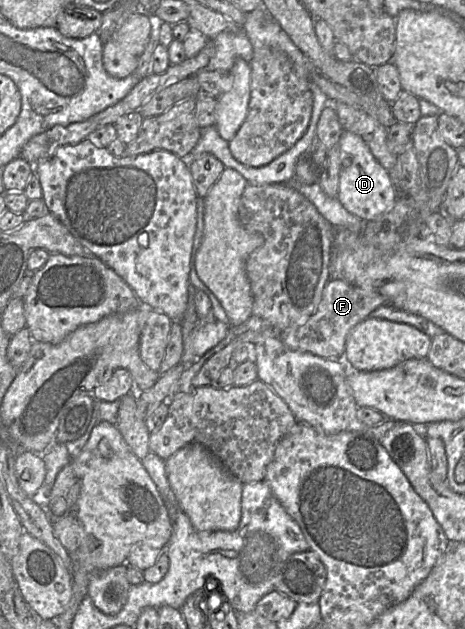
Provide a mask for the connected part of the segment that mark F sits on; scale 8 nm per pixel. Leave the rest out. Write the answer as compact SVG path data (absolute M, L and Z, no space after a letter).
M339 279L326 284L315 312L303 324L294 324L278 334L284 345L293 351L309 352L330 360L343 360L346 338L351 329L367 318L376 308L387 305L377 292L366 290Z

